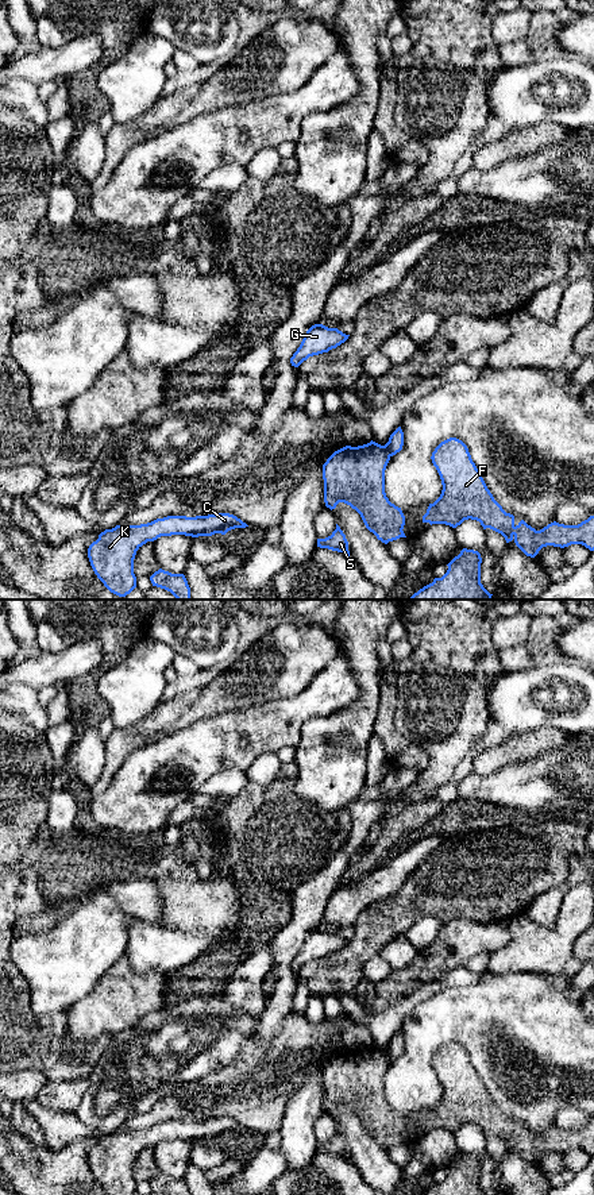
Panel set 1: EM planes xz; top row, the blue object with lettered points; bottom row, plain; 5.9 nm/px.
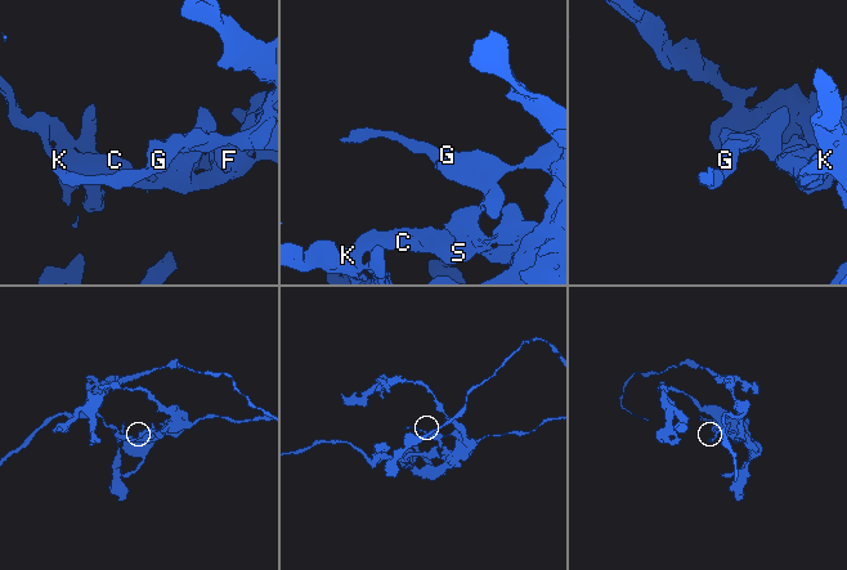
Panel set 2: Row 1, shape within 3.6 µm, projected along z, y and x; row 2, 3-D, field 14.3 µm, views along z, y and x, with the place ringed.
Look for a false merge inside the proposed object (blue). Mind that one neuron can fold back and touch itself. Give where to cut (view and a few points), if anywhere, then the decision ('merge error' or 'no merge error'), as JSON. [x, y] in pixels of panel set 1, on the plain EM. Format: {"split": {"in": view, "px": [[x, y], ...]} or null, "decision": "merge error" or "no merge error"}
{"split": {"in": "xz", "px": [[384, 1051], [390, 1060]]}, "decision": "merge error"}

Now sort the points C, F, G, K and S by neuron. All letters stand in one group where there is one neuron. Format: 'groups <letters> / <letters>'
groups C F K S / G

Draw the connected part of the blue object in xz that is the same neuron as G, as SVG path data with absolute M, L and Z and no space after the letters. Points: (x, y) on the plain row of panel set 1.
M323 929L312 930L297 956L290 963L290 968L294 972L298 972L309 961L328 957L332 953L336 953L348 944L350 940L343 938L338 933L328 933Z

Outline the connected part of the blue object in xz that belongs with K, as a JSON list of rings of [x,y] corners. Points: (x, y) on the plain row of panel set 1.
[[[230,1118],[208,1121],[167,1121],[140,1130],[116,1130],[99,1140],[88,1153],[88,1163],[97,1183],[108,1195],[134,1195],[136,1181],[134,1164],[147,1146],[161,1141],[185,1140],[192,1142],[225,1140],[235,1133],[248,1132]]]

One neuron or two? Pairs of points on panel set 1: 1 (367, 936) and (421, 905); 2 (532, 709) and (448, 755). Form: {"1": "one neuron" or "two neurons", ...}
{"1": "one neuron", "2": "two neurons"}

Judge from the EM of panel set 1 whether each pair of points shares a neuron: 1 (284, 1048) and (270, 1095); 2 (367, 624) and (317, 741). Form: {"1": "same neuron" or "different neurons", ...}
{"1": "same neuron", "2": "same neuron"}

